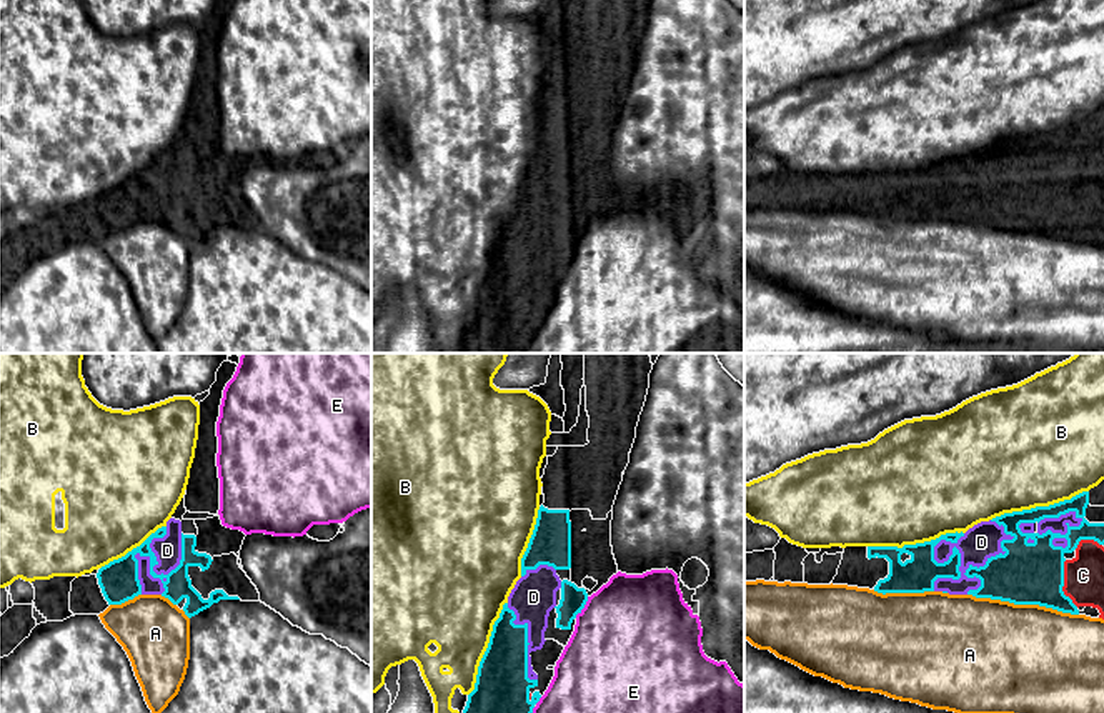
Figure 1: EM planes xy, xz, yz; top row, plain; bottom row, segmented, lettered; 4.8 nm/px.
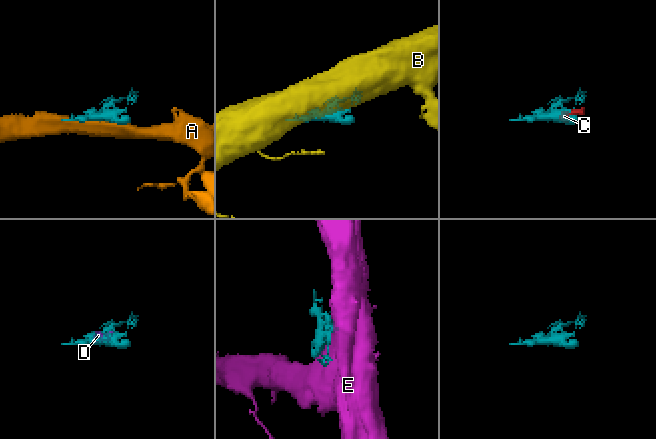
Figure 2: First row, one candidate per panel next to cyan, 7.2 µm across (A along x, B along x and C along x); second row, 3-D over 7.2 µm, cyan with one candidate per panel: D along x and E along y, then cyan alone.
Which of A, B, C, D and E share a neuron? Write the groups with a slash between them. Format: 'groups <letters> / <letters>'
groups A / B / C D / E

